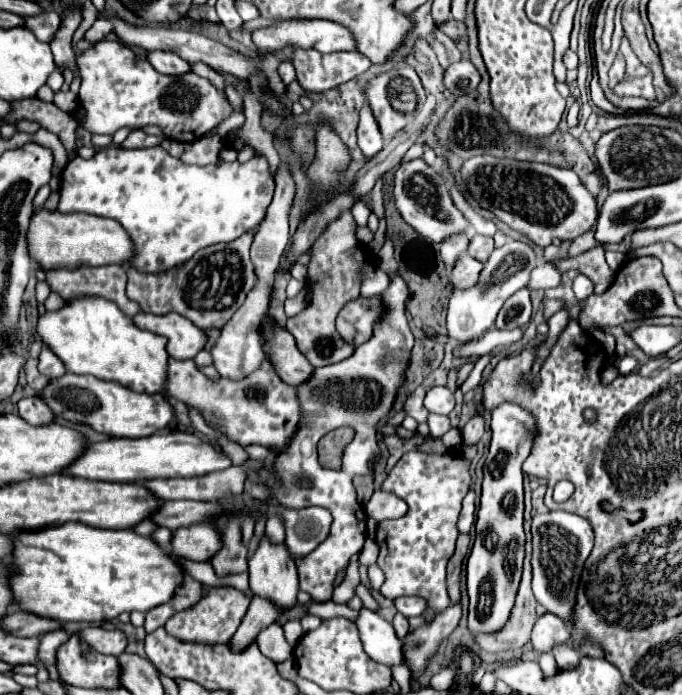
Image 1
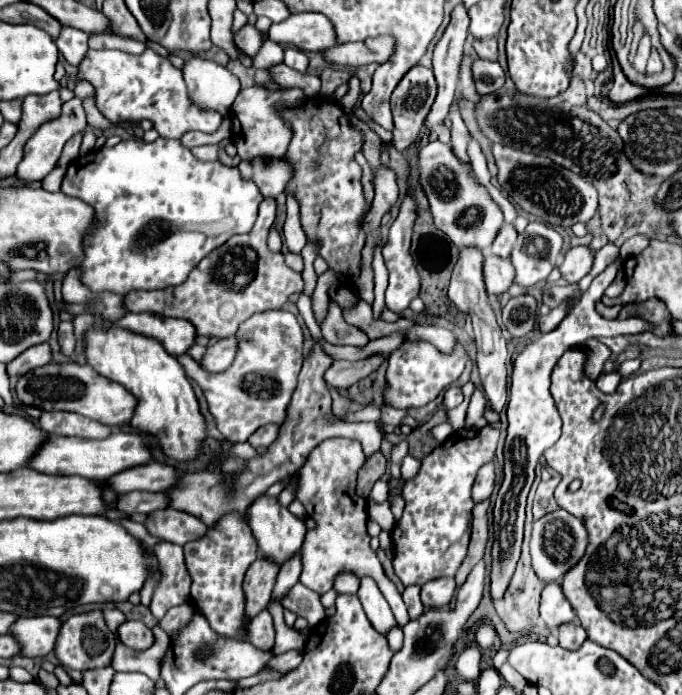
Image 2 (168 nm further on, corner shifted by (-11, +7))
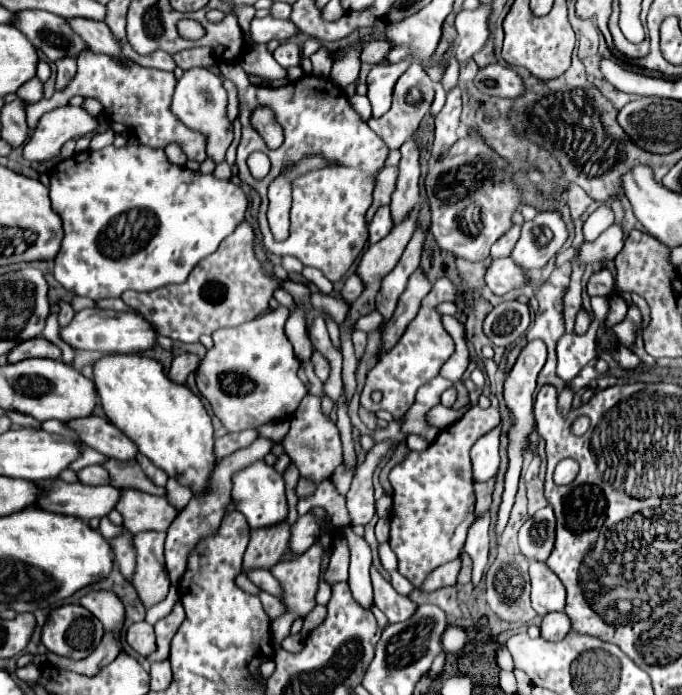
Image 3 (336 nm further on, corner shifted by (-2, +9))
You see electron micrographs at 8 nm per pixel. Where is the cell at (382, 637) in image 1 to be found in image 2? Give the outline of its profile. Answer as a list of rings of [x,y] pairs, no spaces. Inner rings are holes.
[[[364,577],[360,581],[358,597],[360,597],[360,603],[362,603],[362,607],[366,611],[366,617],[372,623],[372,627],[386,637],[390,633],[390,627],[396,627],[398,623],[392,617],[392,611],[390,611],[388,601],[380,593],[380,589],[376,589],[376,583],[372,579]]]

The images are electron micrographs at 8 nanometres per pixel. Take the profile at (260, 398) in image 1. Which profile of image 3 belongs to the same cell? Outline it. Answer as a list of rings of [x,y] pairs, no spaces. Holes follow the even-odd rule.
[[[279,305],[275,311],[267,311],[241,327],[213,333],[215,345],[201,359],[195,379],[199,393],[211,403],[213,413],[227,431],[257,429],[271,421],[289,421],[307,395],[307,387],[297,375],[301,361],[295,357],[293,345],[283,333],[285,319],[287,315]]]

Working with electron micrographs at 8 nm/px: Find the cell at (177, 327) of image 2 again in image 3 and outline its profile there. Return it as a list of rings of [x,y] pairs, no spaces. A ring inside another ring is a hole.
[[[81,309],[67,327],[59,329],[59,337],[73,349],[101,353],[139,353],[155,347],[155,329],[139,313],[117,313],[111,309]]]

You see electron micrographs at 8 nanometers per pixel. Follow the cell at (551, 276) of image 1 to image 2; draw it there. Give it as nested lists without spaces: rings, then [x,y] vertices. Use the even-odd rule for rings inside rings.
[[[580,245],[580,247],[572,247],[564,259],[558,263],[558,269],[562,273],[562,277],[568,281],[568,283],[578,283],[592,267],[592,251],[590,247],[586,245]]]

